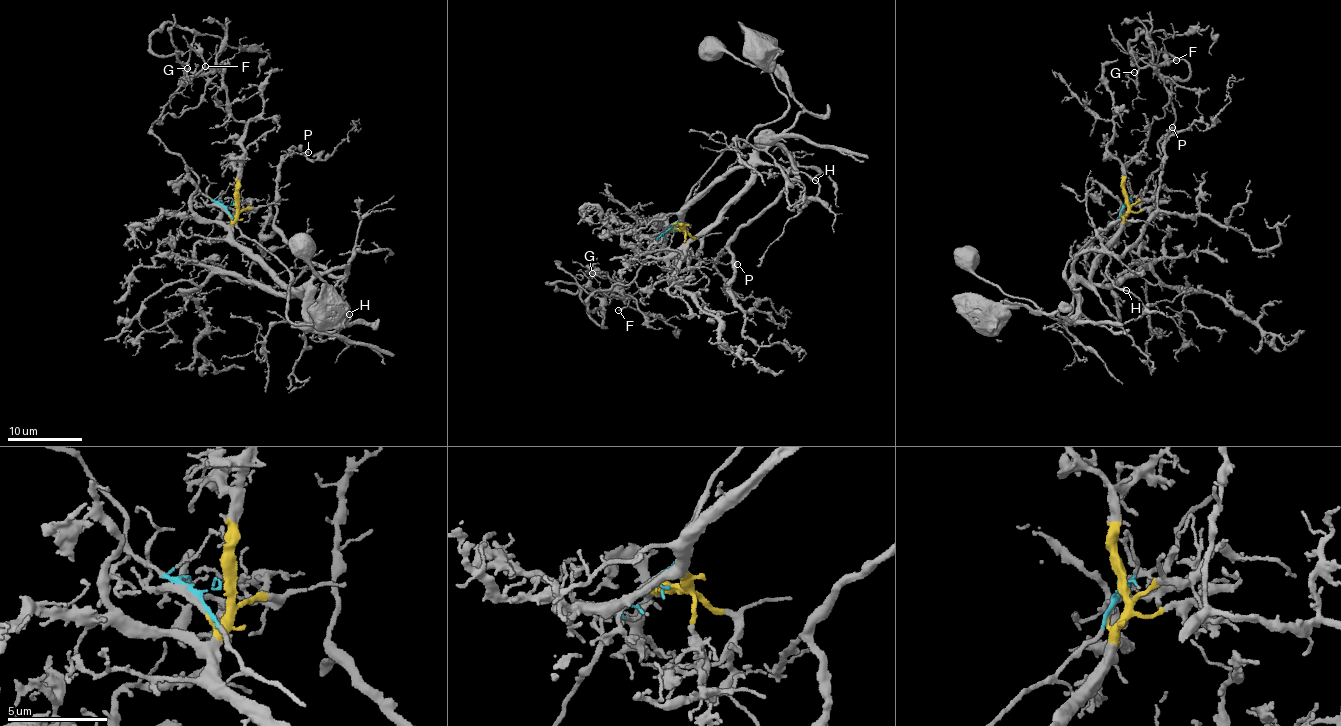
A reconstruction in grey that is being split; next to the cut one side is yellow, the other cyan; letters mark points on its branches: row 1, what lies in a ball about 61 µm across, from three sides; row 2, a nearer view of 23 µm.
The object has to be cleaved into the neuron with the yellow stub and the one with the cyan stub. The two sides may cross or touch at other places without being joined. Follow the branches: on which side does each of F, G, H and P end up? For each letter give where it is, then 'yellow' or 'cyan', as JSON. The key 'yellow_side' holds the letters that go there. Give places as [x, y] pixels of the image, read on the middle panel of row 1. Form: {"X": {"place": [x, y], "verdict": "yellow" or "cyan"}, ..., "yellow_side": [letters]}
{"F": {"place": [618, 310], "verdict": "cyan"}, "G": {"place": [592, 273], "verdict": "cyan"}, "H": {"place": [815, 180], "verdict": "yellow"}, "P": {"place": [737, 264], "verdict": "yellow"}, "yellow_side": ["H", "P"]}

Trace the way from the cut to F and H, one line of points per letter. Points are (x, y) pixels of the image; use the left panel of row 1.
F: (233, 204), (222, 205), (204, 195), (192, 169), (149, 131), (176, 89), (216, 69), (206, 66)
H: (235, 204), (233, 244), (283, 282), (313, 313), (314, 341), (323, 342), (322, 335), (335, 336), (349, 314)

